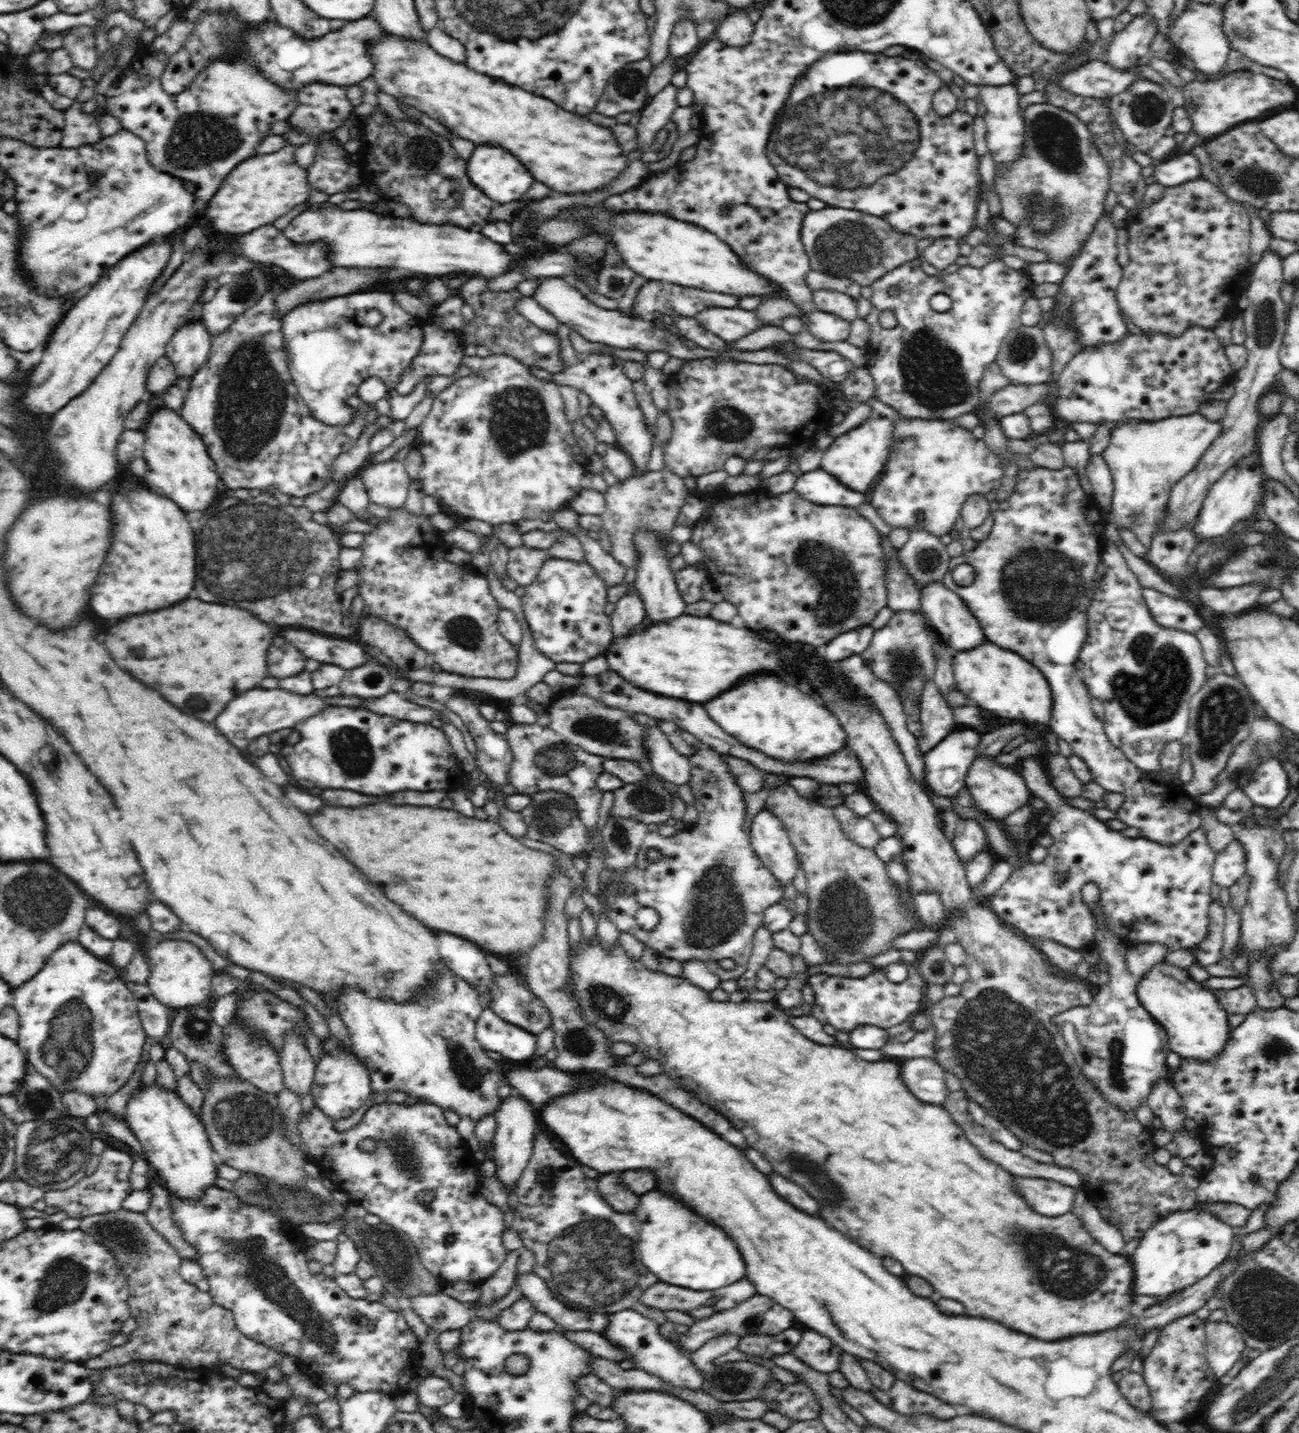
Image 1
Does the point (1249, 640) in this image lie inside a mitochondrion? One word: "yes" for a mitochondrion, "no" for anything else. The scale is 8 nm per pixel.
no

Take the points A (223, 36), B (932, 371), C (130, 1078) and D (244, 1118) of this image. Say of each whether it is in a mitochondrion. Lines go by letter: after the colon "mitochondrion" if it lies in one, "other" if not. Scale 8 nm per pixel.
A: mitochondrion
B: mitochondrion
C: other
D: mitochondrion

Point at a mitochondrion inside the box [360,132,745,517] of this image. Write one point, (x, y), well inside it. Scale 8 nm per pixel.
(519, 422)

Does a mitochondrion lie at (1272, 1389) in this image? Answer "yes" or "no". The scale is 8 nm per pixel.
yes

